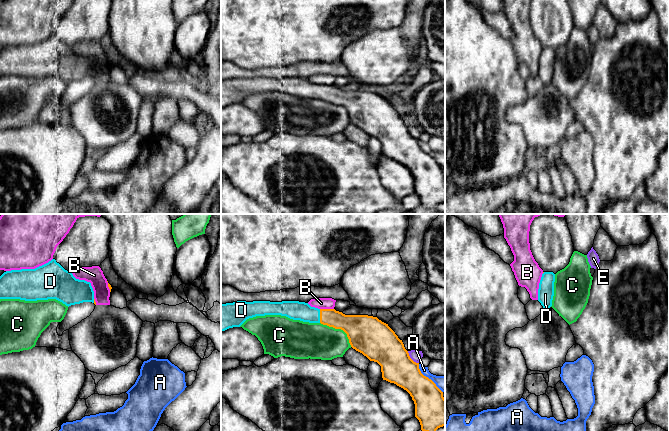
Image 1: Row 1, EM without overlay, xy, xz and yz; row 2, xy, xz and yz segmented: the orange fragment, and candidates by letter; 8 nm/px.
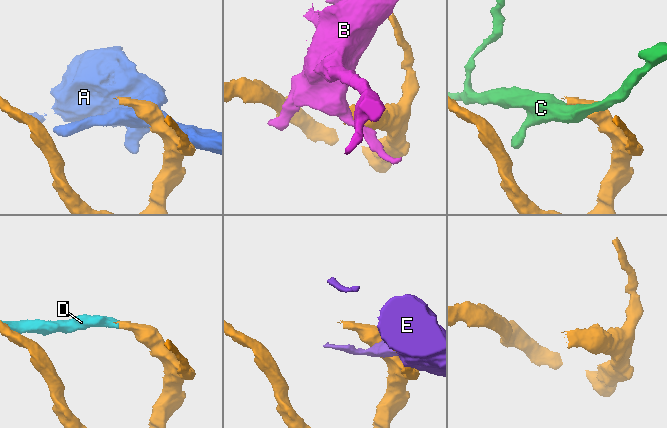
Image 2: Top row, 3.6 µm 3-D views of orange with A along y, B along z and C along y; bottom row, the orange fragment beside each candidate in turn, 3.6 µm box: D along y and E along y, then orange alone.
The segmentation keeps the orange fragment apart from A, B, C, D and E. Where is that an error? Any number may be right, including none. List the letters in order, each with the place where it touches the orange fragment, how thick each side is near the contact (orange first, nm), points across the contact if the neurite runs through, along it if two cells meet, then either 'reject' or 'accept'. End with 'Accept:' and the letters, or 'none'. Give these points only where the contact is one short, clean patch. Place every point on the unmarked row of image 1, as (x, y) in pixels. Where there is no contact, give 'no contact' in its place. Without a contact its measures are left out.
A: meets orange in xz at (427, 153); 260 nm thick on the orange side, 120 nm on the other; reject
B: meets orange in xz at (327, 85); 180 nm thick on the orange side, 100 nm on the other; reject
C: meets orange in xz at (339, 104); 300 nm thick on the orange side, 280 nm on the other; reject
D: meets orange in xz at (320, 92); 160 nm thick on the orange side, 150 nm on the other; accept
E: meets orange in xz at (410, 134); 280 nm thick on the orange side, 90 nm on the other; reject
Accept: D

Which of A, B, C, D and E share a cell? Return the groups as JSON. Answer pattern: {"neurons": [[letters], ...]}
{"neurons": [["A"], ["B"], ["C"], ["D"], ["E"]]}

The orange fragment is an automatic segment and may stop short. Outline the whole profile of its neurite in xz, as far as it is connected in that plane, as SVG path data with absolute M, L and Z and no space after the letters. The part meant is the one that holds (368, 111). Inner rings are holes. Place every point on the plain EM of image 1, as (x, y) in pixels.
M237 77L221 80L221 107L240 103L249 94L265 91L281 91L293 96L321 99L343 106L347 110L353 125L381 142L383 156L396 160L410 170L415 180L415 193L419 196L422 207L435 209L438 204L445 202L445 174L443 168L431 155L421 149L419 139L410 134L402 116L398 114L388 100L377 93L345 91L335 85L318 85L311 83L308 79L299 77Z

